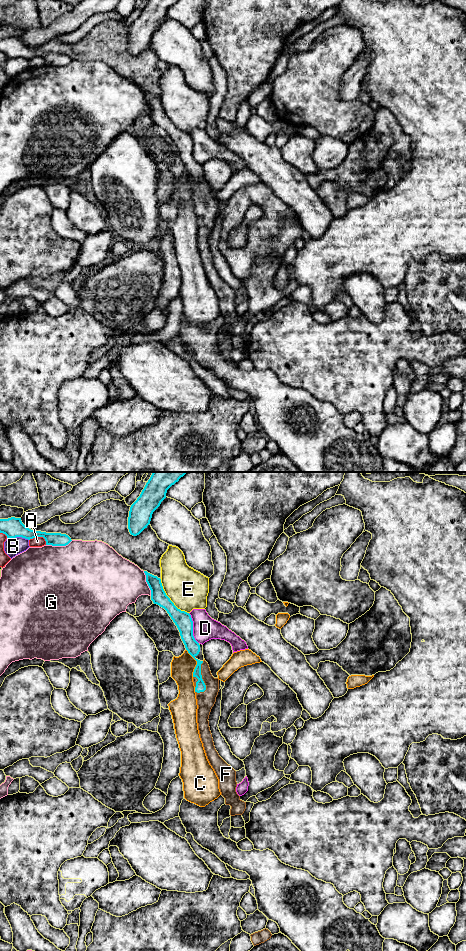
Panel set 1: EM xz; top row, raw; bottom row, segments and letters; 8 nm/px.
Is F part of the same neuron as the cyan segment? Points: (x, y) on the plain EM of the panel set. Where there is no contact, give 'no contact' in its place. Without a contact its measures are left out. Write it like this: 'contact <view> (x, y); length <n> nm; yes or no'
contact xz (202, 199); length 260 nm; yes

